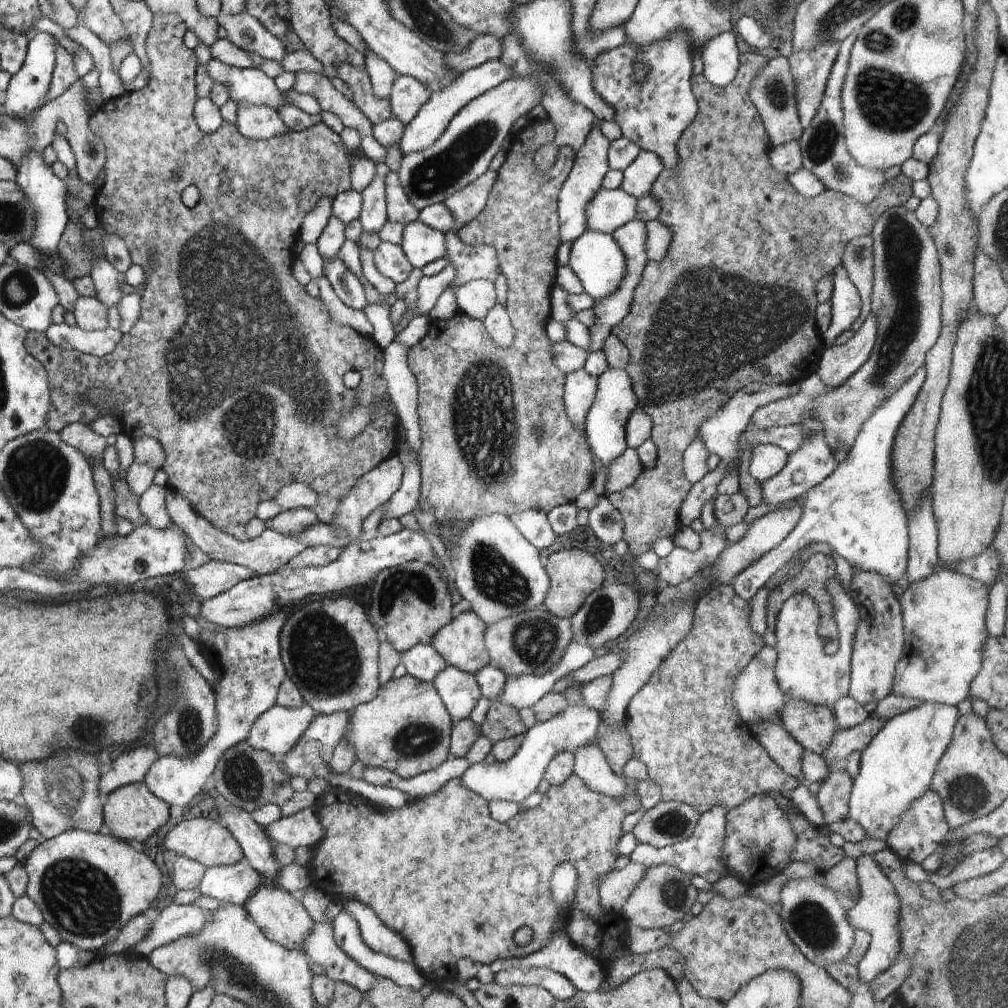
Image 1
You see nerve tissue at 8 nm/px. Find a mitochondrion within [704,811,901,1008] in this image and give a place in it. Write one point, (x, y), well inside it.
(815, 927)

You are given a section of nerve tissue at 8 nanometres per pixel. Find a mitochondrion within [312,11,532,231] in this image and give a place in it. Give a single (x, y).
(446, 168)

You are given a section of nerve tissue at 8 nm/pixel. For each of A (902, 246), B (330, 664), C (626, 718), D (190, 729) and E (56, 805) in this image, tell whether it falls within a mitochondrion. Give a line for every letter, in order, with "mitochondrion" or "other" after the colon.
A: mitochondrion
B: mitochondrion
C: other
D: mitochondrion
E: mitochondrion

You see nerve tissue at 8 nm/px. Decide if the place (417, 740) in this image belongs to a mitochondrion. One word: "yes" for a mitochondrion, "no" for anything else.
yes

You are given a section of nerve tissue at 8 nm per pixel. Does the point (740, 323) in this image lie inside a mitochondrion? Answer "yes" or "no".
yes

